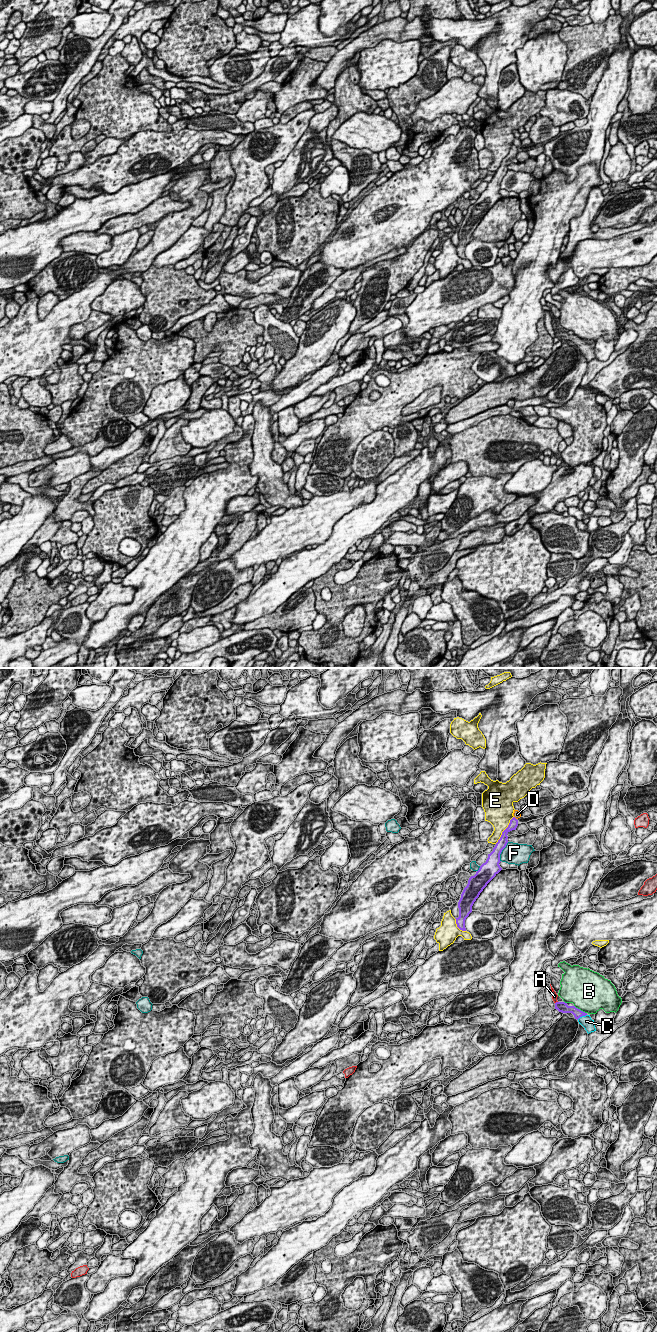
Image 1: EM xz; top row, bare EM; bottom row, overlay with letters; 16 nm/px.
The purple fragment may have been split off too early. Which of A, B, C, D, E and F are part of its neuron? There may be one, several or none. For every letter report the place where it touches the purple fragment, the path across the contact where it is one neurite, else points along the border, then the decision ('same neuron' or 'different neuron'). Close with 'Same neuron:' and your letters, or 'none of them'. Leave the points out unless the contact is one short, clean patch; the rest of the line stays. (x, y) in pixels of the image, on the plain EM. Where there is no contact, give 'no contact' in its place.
A: meets purple in xz at (556, 330); border along xz (557, 329), (555, 331); different neuron
B: meets purple in xz at (579, 337); border along xz (574, 333), (586, 341); different neuron
C: meets purple in xz at (581, 344); runs through xz (577, 341), (581, 344), (586, 349); same neuron
D: meets purple in xz at (515, 146); border along xz (514, 144), (516, 147); different neuron
E: meets purple in xz at (504, 158); different neuron
F: meets purple in xz at (501, 179); different neuron
Same neuron: C

